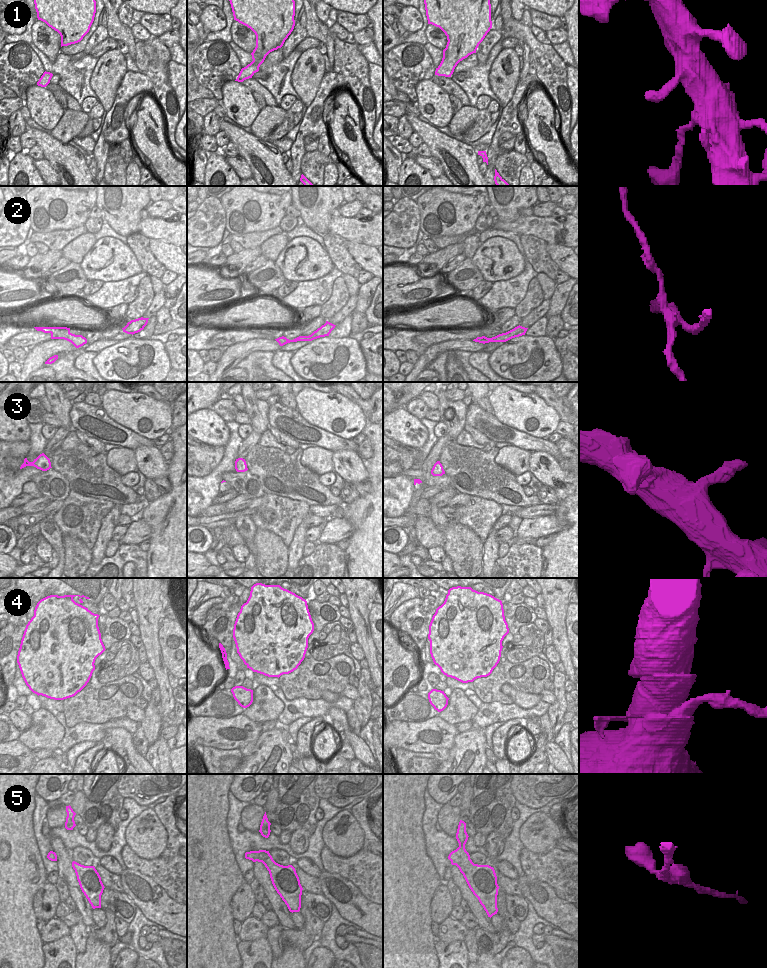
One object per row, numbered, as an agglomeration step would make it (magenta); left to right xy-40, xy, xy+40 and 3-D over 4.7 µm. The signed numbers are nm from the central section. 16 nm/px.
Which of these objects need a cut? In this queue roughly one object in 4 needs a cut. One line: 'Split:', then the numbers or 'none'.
Split: 2

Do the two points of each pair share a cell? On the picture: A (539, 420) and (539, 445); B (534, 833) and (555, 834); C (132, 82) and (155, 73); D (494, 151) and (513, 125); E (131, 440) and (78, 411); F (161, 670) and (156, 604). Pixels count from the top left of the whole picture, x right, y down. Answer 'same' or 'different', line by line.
A: different
B: same
C: different
D: same
E: same
F: same

